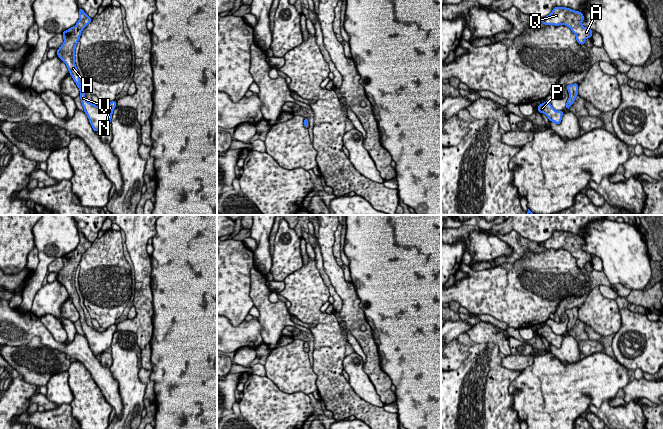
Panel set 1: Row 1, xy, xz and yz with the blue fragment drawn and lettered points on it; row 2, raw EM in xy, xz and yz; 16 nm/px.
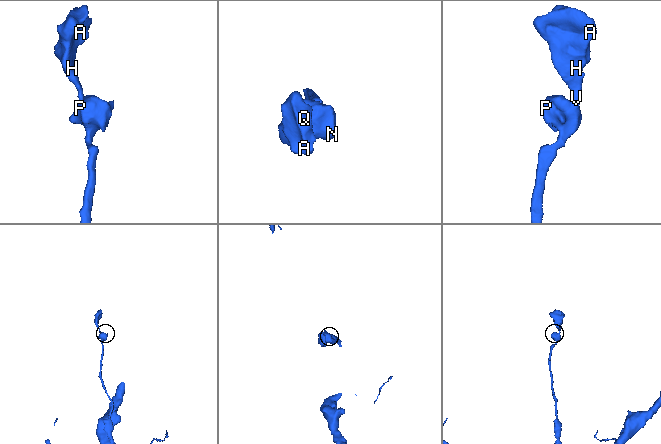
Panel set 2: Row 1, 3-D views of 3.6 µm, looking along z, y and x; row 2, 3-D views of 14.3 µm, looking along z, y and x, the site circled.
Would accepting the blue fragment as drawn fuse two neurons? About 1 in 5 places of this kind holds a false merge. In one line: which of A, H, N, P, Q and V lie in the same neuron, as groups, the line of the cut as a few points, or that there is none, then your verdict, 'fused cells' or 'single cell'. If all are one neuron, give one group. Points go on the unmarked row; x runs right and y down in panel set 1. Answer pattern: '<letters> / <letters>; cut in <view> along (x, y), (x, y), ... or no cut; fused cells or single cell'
A H N P Q V; no cut; single cell

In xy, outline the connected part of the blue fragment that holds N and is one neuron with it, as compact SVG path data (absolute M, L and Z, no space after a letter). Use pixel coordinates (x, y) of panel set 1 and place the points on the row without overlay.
M79 232L79 244L75 250L62 257L64 266L57 273L57 280L66 288L69 298L80 315L80 323L84 336L95 356L102 354L106 349L111 347L112 338L116 332L116 325L111 325L104 332L99 332L93 327L87 325L84 317L83 308L80 306L80 298L75 288L75 272L79 266L83 253L91 247L90 242L83 233Z

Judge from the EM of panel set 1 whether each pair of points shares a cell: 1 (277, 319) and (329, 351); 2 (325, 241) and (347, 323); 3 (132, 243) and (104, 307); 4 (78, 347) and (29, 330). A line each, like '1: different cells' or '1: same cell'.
1: different cells
2: same cell
3: different cells
4: same cell

